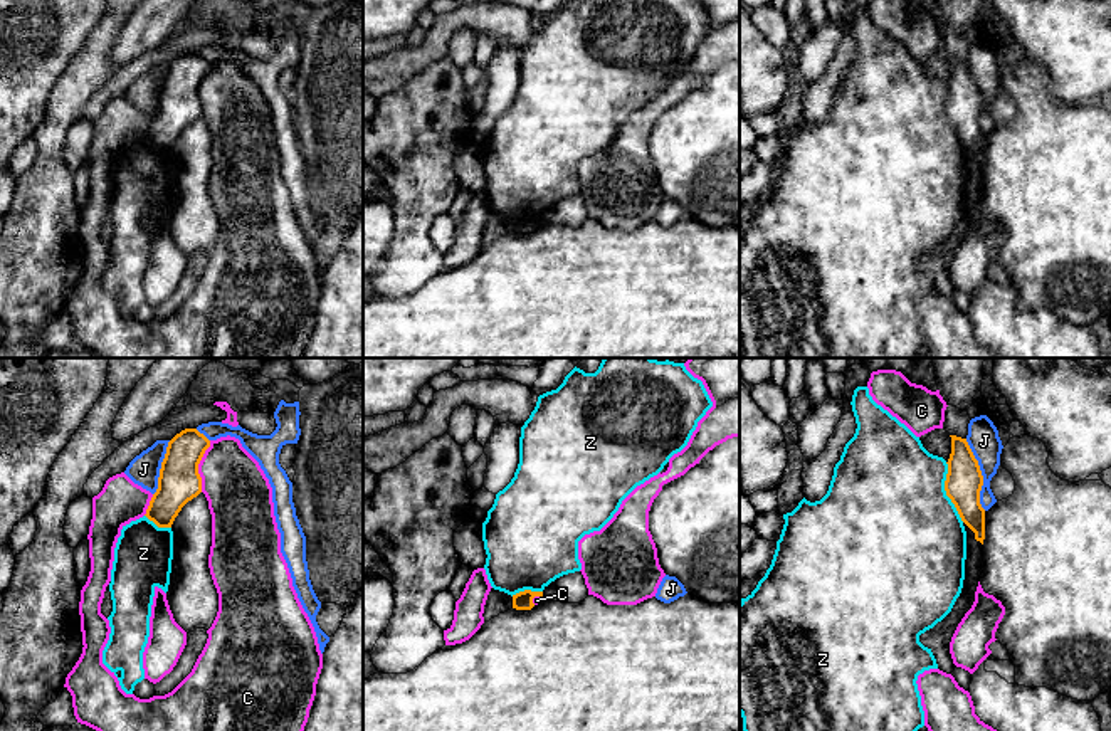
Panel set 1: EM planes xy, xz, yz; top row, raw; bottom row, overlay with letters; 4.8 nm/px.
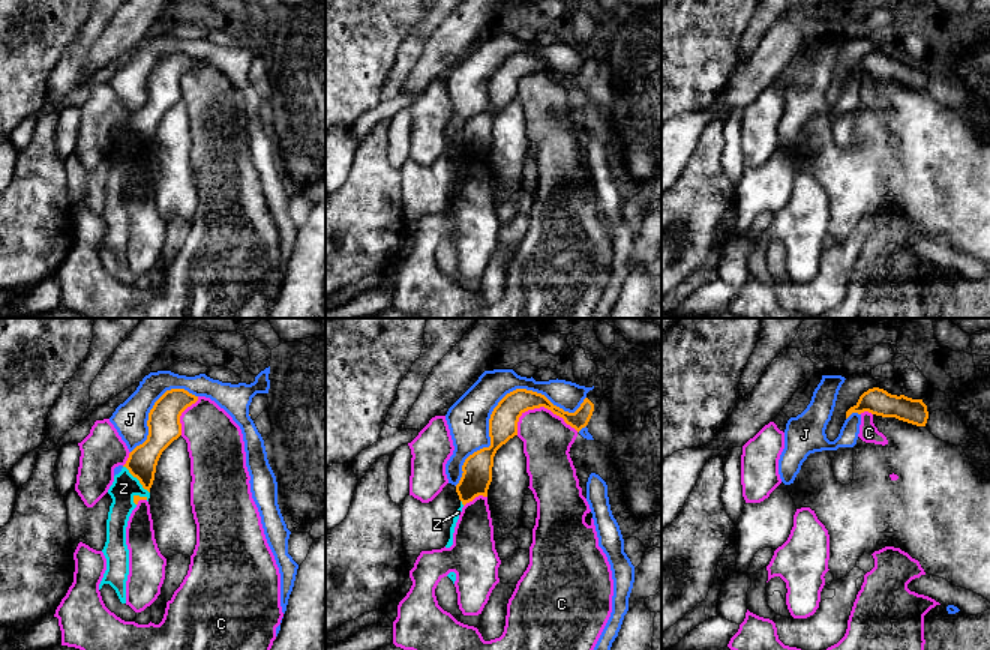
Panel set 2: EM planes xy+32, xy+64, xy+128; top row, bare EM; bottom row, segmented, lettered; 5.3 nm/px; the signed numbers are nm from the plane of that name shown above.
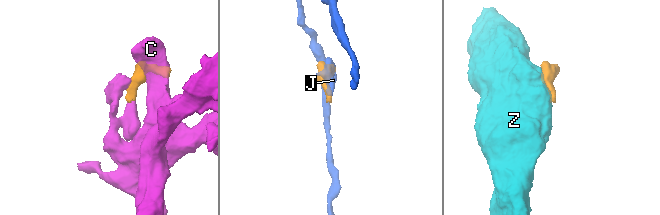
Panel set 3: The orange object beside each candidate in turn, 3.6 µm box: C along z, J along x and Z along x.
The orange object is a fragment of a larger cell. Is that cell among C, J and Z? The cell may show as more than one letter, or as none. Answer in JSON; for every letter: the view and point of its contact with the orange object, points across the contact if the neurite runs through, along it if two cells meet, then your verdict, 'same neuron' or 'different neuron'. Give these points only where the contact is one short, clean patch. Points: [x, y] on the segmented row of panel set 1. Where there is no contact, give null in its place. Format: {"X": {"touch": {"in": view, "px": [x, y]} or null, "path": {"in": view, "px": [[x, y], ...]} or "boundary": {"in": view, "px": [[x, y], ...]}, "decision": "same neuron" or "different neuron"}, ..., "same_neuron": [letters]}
{"C": {"touch": {"in": "xy", "px": [197, 466]}, "decision": "same neuron"}, "J": {"touch": {"in": "yz", "px": [980, 474]}, "decision": "different neuron"}, "Z": {"touch": {"in": "yz", "px": [947, 493]}, "decision": "different neuron"}, "same_neuron": ["C"]}

